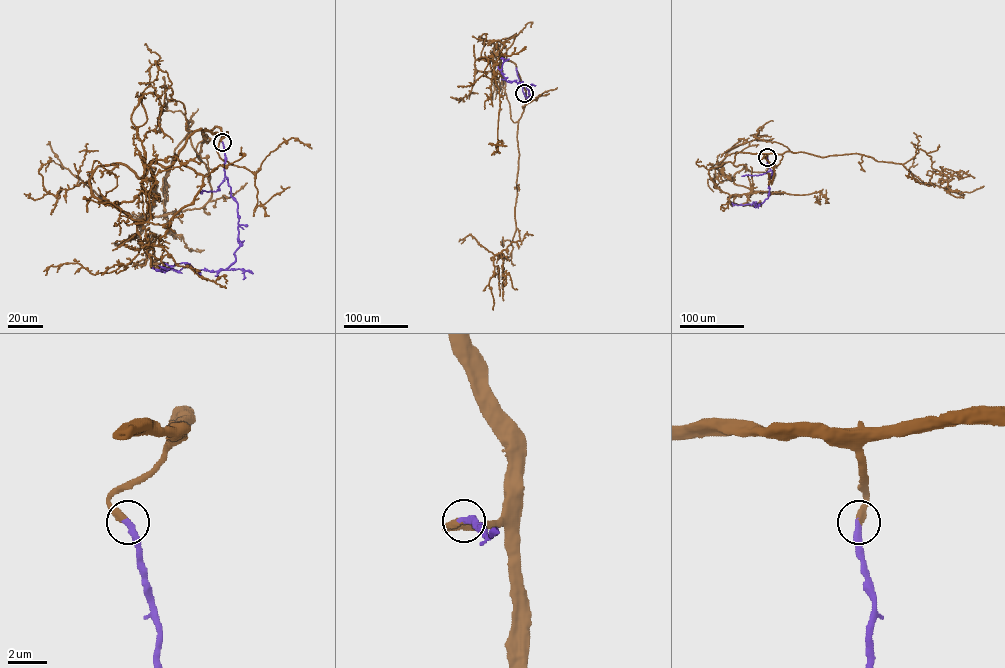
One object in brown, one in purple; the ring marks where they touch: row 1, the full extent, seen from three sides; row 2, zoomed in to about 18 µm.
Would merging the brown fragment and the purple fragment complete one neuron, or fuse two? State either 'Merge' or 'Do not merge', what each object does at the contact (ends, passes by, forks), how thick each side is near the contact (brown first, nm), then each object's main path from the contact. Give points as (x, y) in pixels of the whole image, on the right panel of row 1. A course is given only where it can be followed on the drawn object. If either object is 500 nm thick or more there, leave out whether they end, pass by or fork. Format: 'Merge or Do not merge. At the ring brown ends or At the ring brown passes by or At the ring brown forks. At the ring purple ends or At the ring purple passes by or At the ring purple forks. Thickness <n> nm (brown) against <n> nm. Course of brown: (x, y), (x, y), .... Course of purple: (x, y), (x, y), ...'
Merge. At the ring brown ends. At the ring purple ends. Thickness 360 nm (brown) against 360 nm. Course of brown: (767, 157), (859, 153), (904, 164), (920, 149), (947, 177), (947, 191), (963, 197). Course of purple: (767, 157), (767, 164), (772, 171), (768, 197), (757, 205), (756, 202), (733, 205)

